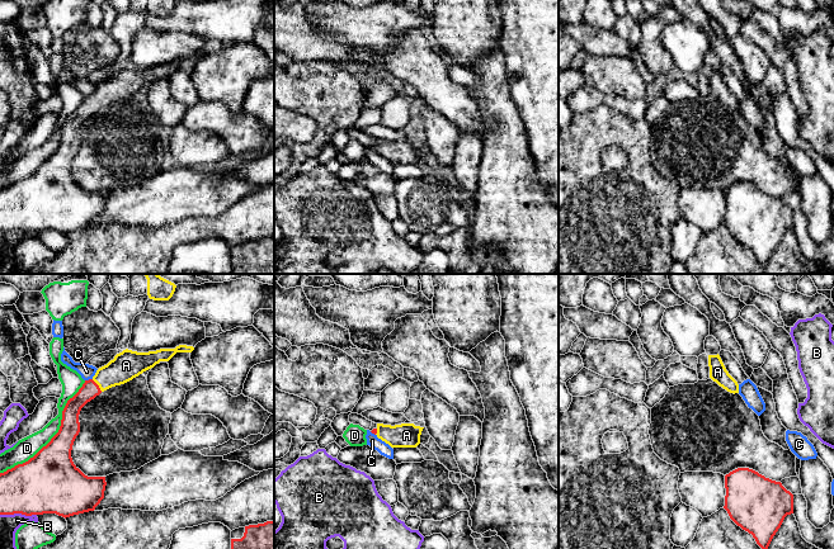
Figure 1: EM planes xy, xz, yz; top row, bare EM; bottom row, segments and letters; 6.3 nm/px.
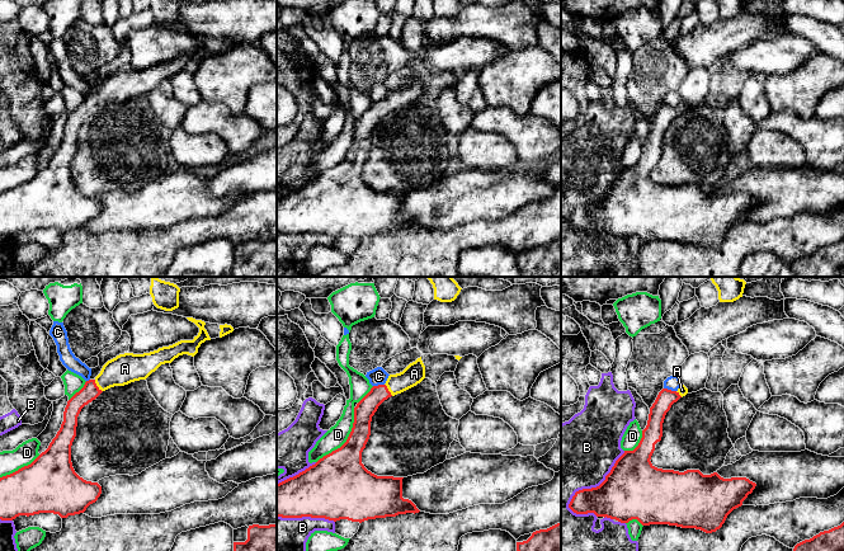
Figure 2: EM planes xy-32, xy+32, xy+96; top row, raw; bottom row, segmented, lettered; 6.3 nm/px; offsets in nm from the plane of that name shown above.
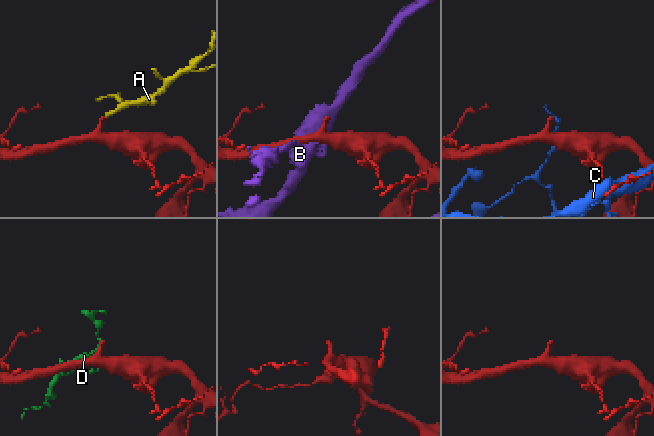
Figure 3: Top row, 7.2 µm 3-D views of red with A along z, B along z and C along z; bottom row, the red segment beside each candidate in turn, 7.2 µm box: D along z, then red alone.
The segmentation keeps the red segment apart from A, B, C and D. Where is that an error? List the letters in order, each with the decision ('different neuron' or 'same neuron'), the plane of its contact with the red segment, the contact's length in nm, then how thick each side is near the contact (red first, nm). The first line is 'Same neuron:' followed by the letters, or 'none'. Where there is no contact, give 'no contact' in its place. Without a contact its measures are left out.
Same neuron: A
A: same neuron | xy | 100 nm | 110/190 nm
B: different neuron | xy | 240 nm | 360/120 nm
C: different neuron | xy | 50 nm | 110/90 nm
D: different neuron | xy | 800 nm | 320/140 nm

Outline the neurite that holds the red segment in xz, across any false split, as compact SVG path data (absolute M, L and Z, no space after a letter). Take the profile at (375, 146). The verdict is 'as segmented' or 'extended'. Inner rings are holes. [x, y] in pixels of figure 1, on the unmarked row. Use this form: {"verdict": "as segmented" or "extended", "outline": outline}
{"verdict": "extended", "outline": "M377 139L377 143L371 148L391 164L416 164L420 160L423 145L424 143L415 142L414 139L401 139L395 142Z"}

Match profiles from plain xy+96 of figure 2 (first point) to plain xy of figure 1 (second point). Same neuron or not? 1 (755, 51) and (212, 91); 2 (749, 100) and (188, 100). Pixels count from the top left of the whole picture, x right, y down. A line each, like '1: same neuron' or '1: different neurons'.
1: different neurons
2: same neuron

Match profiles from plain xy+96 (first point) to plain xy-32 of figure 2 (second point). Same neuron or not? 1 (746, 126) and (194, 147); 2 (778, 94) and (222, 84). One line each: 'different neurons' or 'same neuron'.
1: different neurons
2: same neuron

